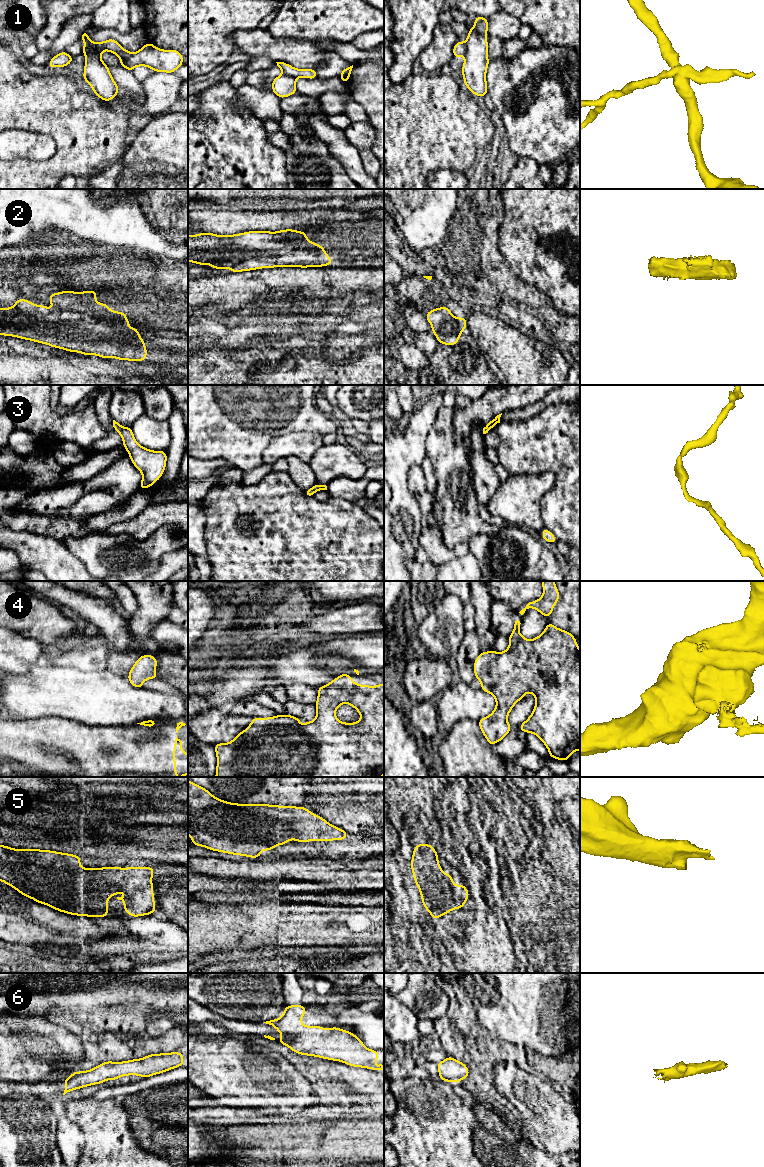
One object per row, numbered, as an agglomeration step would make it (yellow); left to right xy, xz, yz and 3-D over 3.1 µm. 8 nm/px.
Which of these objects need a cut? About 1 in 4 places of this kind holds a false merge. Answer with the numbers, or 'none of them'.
1, 4

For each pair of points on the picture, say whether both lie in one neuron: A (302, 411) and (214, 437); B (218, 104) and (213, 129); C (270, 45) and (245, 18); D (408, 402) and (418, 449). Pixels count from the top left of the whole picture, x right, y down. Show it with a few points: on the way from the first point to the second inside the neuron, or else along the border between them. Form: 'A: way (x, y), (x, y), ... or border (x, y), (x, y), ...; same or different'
A: way (280, 410), (274, 412), (239, 412), (236, 415); same
B: way (218, 110), (218, 123); same
C: border (256, 27), (253, 29), (235, 30), (232, 33); different
D: border (417, 406), (410, 413), (405, 414); different

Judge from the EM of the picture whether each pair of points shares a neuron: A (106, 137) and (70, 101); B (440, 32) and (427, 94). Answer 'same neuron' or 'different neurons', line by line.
A: same neuron
B: different neurons

